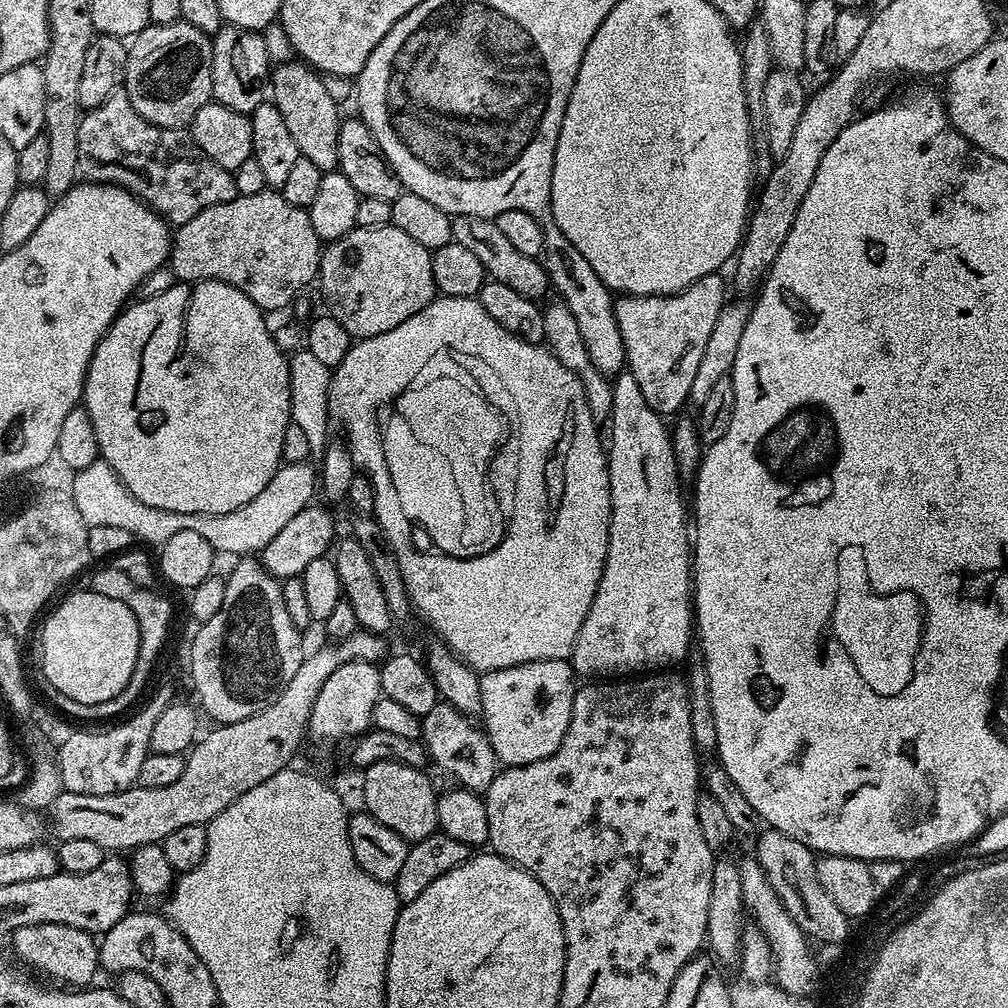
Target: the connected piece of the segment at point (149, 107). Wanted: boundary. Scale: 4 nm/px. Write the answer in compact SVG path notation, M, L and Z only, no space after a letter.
M178 19L172 24L149 23L128 44L128 61L124 75L123 91L127 92L134 110L146 122L159 128L187 129L194 114L212 100L212 36Z

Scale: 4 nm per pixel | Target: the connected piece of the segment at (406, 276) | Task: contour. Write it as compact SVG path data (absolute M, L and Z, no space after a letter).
M392 223L381 228L353 228L340 240L331 241L323 249L320 257L318 285L324 300L328 303L327 311L354 338L365 340L378 334L386 334L386 330L394 330L394 326L402 326L406 318L418 314L418 310L426 307L431 300L437 299L434 270L432 269L432 252L418 246L414 238L402 234Z

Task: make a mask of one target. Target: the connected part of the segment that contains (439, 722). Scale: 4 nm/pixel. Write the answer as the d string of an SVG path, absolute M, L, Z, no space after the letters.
M438 702L430 714L423 716L420 734L431 763L436 763L446 775L453 776L457 785L477 794L488 791L490 782L496 777L498 761L483 727L473 717Z

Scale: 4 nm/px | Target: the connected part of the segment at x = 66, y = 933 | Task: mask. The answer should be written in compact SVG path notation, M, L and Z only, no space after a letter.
M30 924L11 933L12 948L40 972L61 980L64 986L88 986L100 968L100 949L93 933L66 924Z

